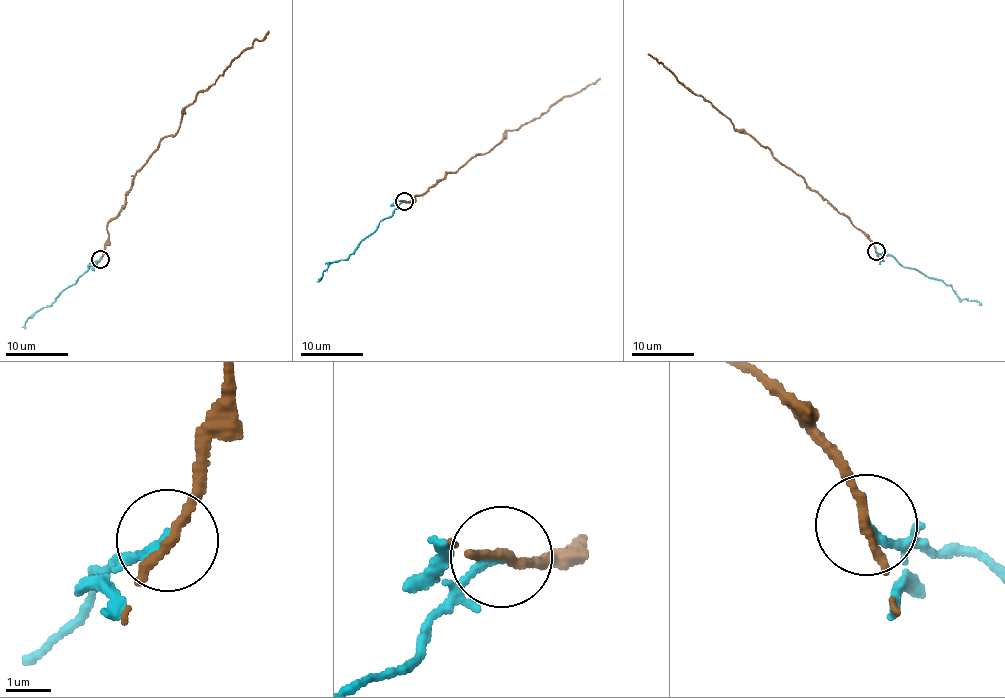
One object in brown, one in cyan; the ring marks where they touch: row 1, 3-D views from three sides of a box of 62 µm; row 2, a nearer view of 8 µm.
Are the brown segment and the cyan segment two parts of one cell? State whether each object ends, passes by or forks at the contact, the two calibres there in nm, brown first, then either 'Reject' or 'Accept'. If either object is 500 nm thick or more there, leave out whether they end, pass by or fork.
At the ring brown ends. At the ring cyan ends. Thickness 260 nm (brown) against 160 nm. Reject

